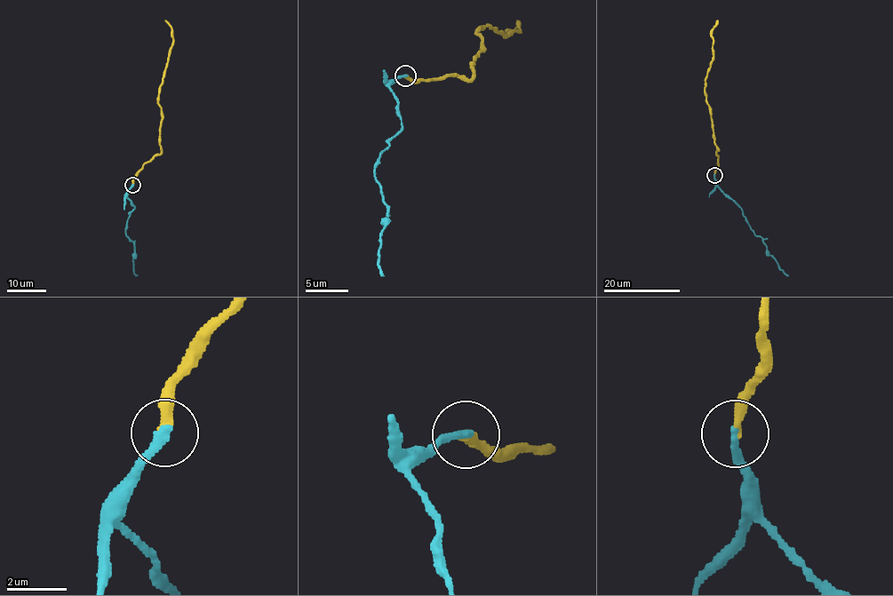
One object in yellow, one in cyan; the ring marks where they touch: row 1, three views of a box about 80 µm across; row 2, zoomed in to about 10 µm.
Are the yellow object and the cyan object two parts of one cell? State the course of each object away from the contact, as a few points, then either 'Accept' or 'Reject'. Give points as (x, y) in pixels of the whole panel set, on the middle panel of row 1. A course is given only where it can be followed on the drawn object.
Course of yellow: (404, 76), (473, 76), (482, 25), (506, 35), (517, 31), (520, 22), (505, 32). Course of cyan: (404, 76), (390, 87), (402, 128), (379, 154), (373, 174), (386, 205), (378, 266), (385, 274). Accept

